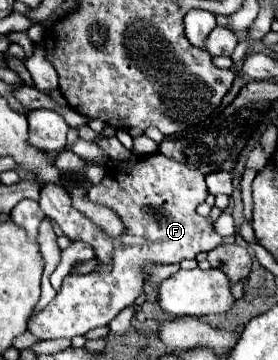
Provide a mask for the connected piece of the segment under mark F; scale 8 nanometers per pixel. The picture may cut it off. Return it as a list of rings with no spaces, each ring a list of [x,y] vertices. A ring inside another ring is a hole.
[[[160,153],[154,155],[146,155],[140,157],[132,169],[132,173],[118,173],[116,169],[110,169],[108,175],[104,177],[102,183],[94,185],[88,193],[90,201],[102,203],[106,207],[112,207],[120,219],[126,225],[126,235],[120,239],[108,239],[94,223],[90,223],[90,219],[86,219],[80,211],[76,211],[70,203],[70,197],[64,193],[62,187],[56,185],[46,185],[40,189],[40,197],[42,201],[38,201],[40,209],[46,215],[52,215],[54,221],[60,225],[62,233],[68,239],[80,239],[92,245],[96,259],[100,263],[100,269],[94,269],[88,275],[72,275],[70,281],[64,281],[62,291],[57,293],[54,299],[48,303],[48,307],[44,307],[40,313],[36,313],[30,321],[28,321],[28,331],[36,337],[36,339],[56,339],[56,337],[76,337],[76,335],[86,335],[90,329],[96,327],[104,327],[108,325],[122,309],[130,307],[140,295],[142,295],[142,287],[144,287],[144,279],[142,279],[142,267],[148,263],[180,263],[182,259],[194,259],[198,253],[202,251],[212,251],[214,247],[218,247],[222,243],[222,237],[214,233],[212,229],[212,221],[208,217],[200,217],[194,209],[206,199],[208,189],[204,183],[204,175],[196,169],[188,169],[184,163],[168,159]]]

